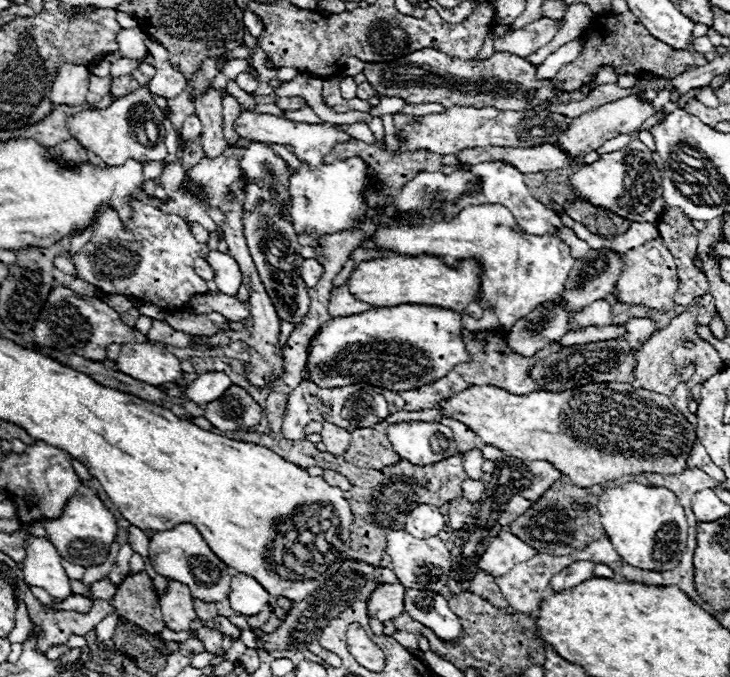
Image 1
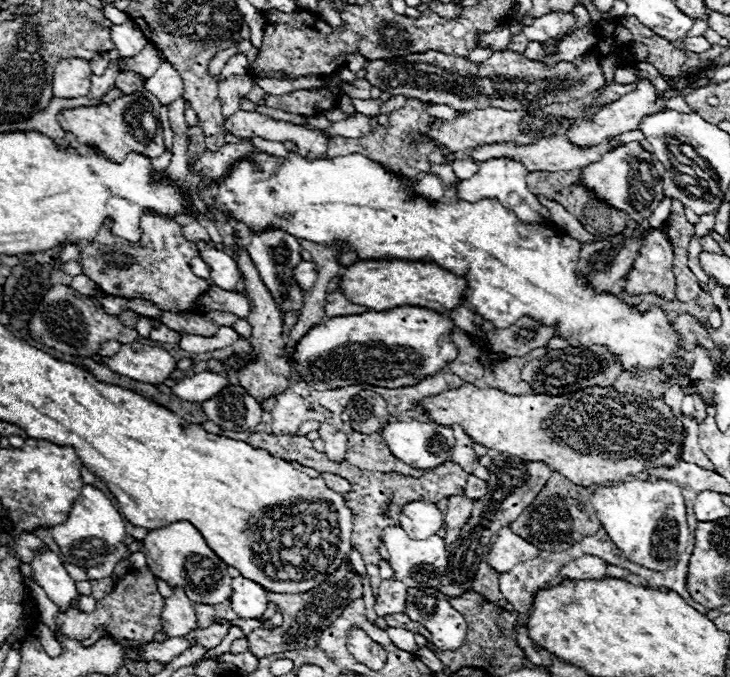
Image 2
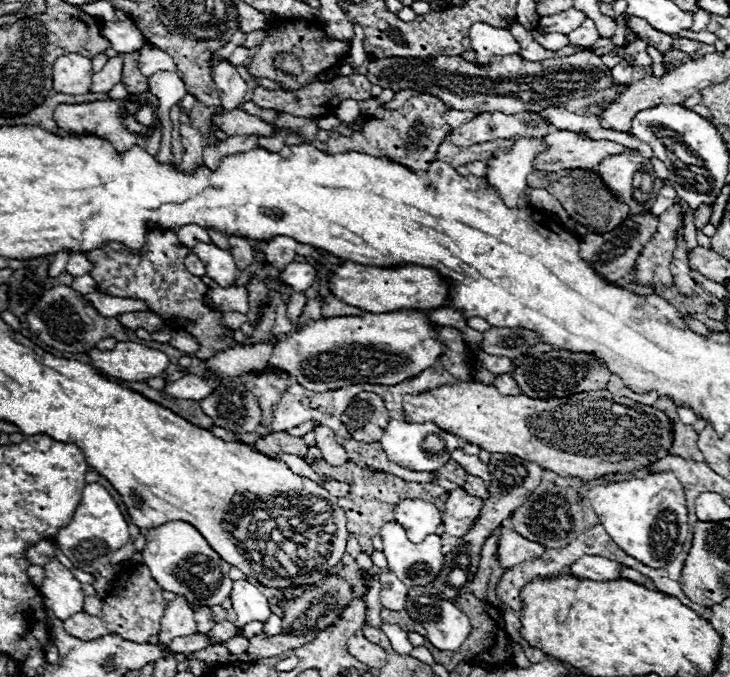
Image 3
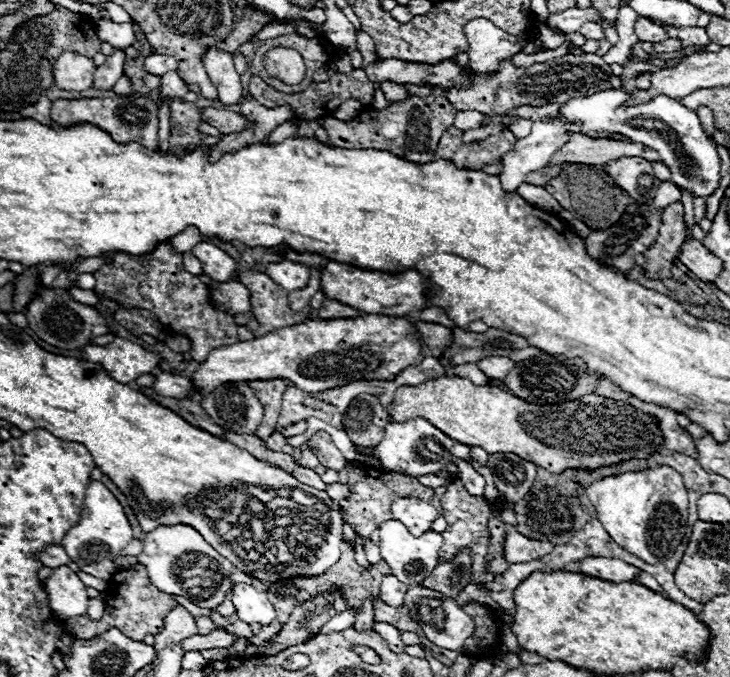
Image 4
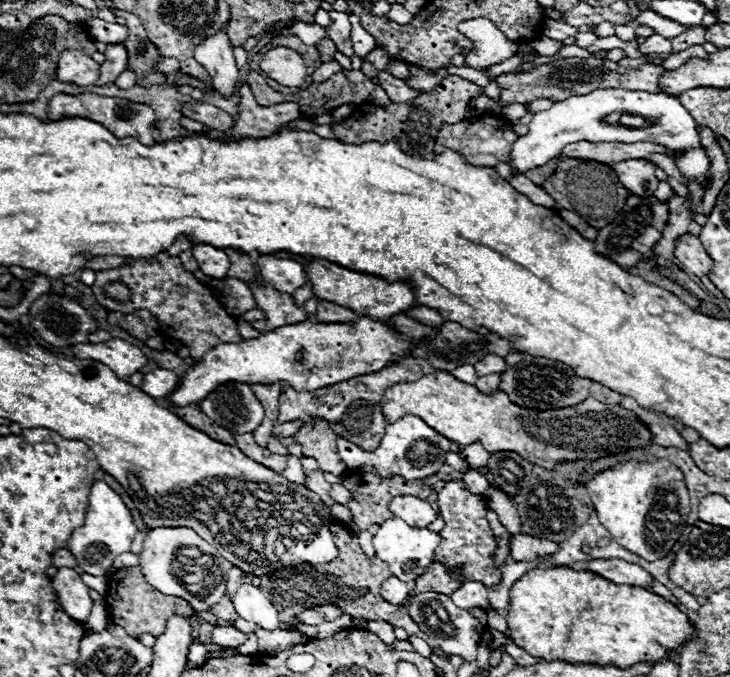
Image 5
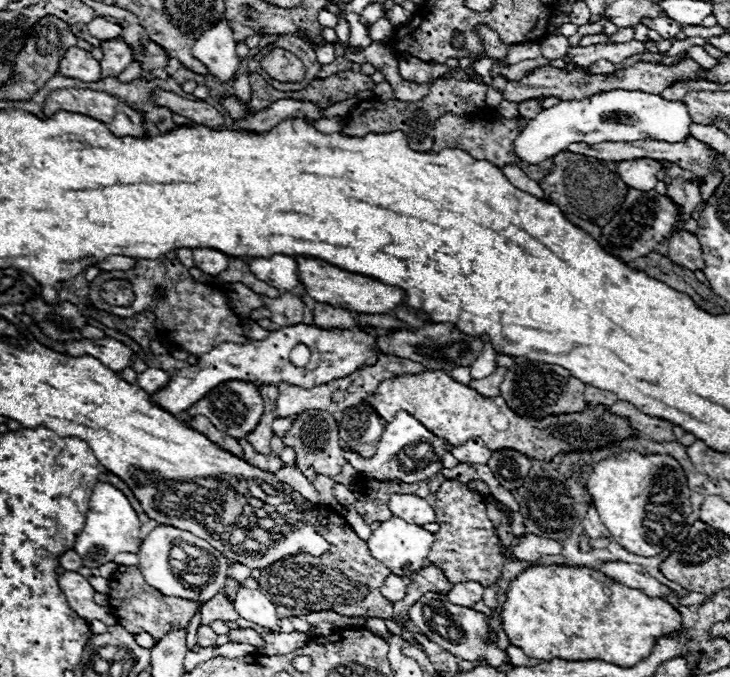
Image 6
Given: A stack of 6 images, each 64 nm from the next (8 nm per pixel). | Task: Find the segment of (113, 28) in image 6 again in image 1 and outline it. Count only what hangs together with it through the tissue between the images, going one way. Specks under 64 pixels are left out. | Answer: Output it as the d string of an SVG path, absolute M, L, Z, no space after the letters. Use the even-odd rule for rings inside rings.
M120 28L120 32L116 34L116 42L122 58L144 58L148 52L138 28Z

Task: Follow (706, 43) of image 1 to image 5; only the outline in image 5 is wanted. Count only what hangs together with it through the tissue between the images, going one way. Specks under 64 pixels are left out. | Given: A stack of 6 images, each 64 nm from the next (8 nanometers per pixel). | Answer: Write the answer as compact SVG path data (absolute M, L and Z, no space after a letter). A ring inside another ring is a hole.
M652 34L644 40L644 44L638 44L638 50L642 54L652 54L652 52L654 54L668 54L672 50L672 44L670 44L670 40L662 38L660 34Z

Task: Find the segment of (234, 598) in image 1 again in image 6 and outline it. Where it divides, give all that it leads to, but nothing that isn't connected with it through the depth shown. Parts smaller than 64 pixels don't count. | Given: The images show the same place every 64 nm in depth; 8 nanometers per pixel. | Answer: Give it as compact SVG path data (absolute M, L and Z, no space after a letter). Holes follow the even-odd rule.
M240 588L234 600L236 612L258 626L270 628L270 630L280 630L278 626L278 614L274 604L260 592L260 590L250 590L250 588Z

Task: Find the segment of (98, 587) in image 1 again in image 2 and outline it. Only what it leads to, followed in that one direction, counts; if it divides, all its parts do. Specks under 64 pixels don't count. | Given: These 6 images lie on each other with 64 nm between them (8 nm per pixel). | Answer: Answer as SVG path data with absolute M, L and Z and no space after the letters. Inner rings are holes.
M106 577L98 580L90 581L92 587L92 596L96 598L96 600L100 600L105 598L112 590L114 590L114 586L116 582L111 577Z

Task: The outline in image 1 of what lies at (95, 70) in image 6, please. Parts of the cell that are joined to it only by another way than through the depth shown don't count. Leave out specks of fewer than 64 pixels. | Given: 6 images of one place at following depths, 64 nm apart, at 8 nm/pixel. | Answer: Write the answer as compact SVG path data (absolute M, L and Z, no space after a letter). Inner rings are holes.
M62 64L54 76L54 84L50 90L52 104L70 104L78 106L86 102L88 94L88 76L90 70L84 64Z

